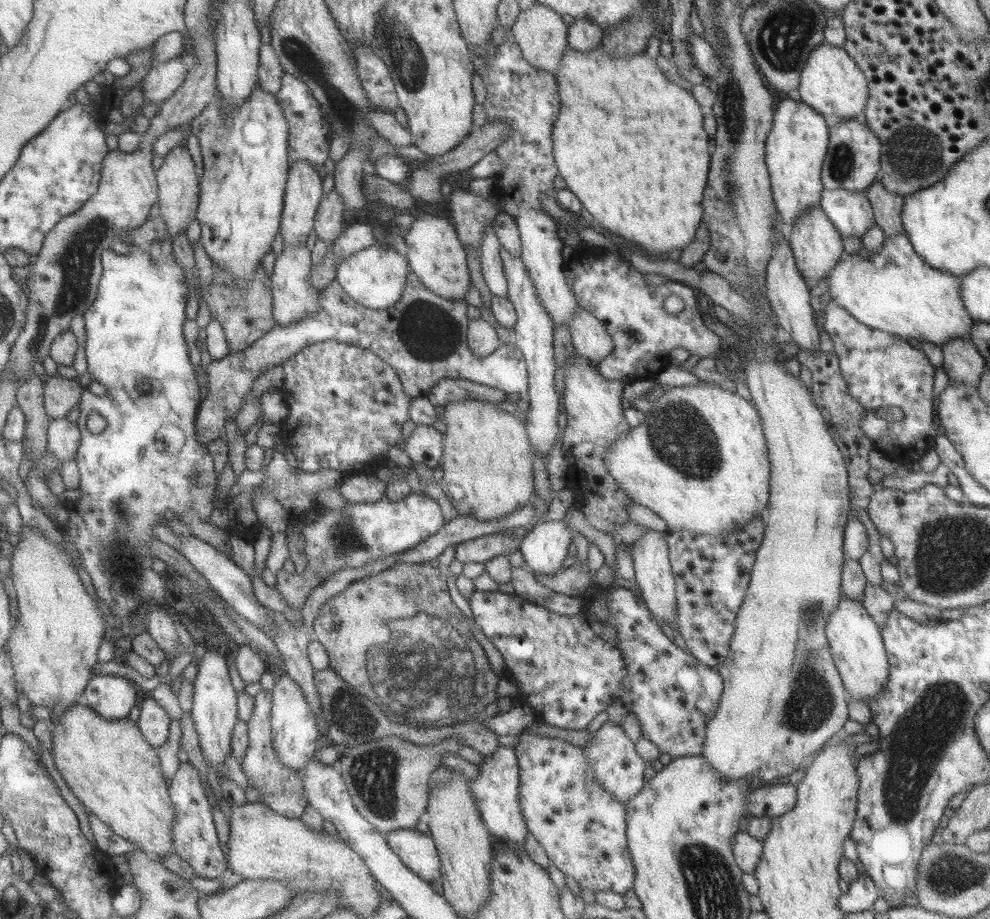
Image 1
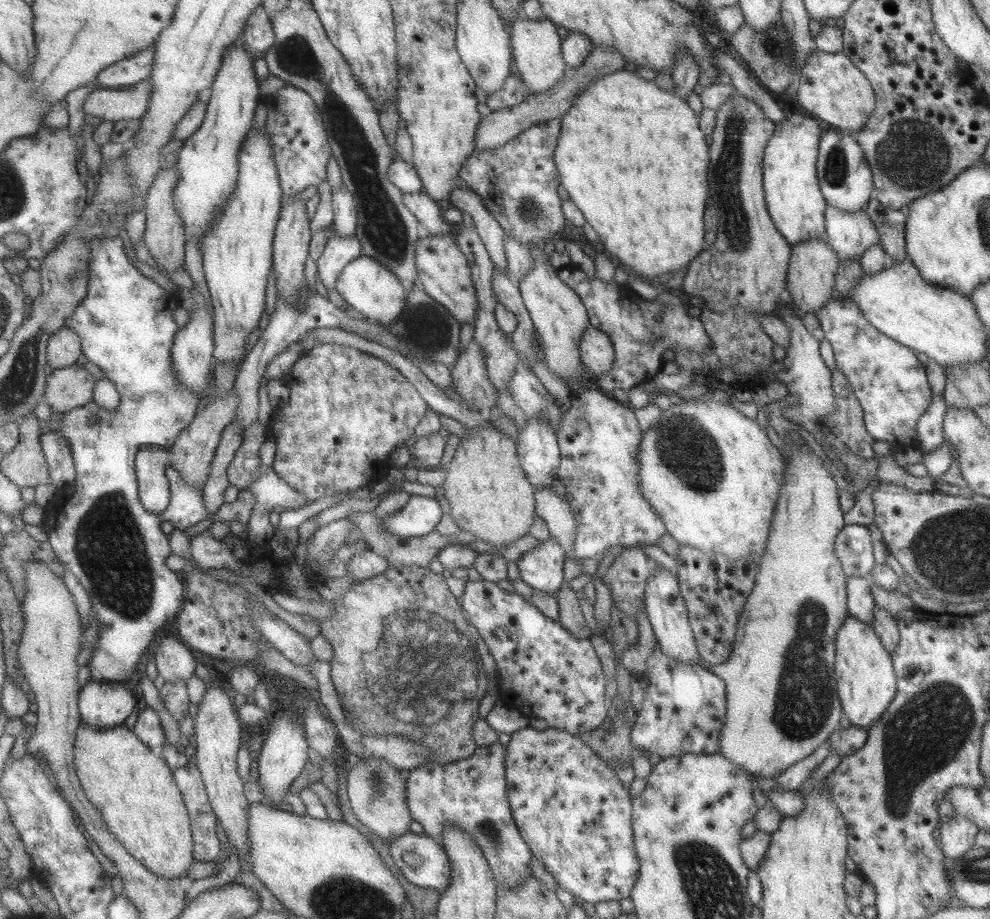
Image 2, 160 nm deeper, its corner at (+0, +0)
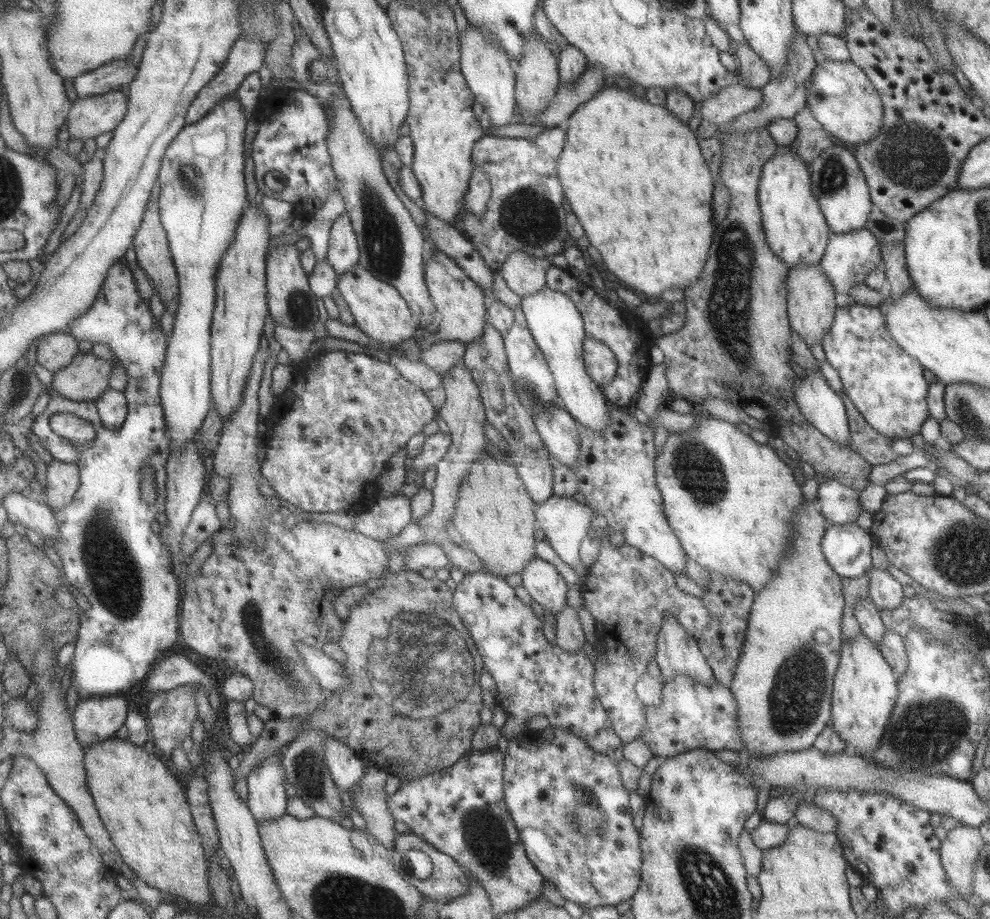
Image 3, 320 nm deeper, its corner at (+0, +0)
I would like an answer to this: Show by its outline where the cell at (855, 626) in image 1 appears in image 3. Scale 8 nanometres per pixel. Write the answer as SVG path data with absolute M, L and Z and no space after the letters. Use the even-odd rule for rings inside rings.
M862 633L851 641L843 641L839 656L830 698L831 726L847 746L845 752L859 757L868 756L882 742L898 693L897 678L881 656L878 646L869 642Z

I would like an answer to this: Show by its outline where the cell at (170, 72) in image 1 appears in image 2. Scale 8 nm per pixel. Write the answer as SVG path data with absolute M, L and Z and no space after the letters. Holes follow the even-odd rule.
M144 80L128 88L96 89L85 100L85 114L93 114L100 121L119 122L119 120L140 119L149 108L152 84Z

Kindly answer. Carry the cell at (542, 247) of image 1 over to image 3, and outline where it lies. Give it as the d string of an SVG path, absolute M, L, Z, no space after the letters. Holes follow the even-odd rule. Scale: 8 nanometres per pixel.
M545 286L539 292L521 297L520 308L529 332L542 352L552 375L559 405L576 423L579 422L581 427L601 433L609 425L610 414L607 412L609 403L604 398L600 386L595 385L585 371L582 342L586 336L583 319L575 305L564 294Z

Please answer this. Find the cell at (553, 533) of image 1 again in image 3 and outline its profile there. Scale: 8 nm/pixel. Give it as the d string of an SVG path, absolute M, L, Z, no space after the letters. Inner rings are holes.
M539 554L534 556L520 573L523 588L542 610L557 614L565 605L568 586L558 569L545 562Z

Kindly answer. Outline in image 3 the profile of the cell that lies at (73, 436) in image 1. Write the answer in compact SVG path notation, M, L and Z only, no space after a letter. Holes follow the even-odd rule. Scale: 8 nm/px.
M53 459L46 472L46 504L53 510L71 505L81 484L80 466Z

